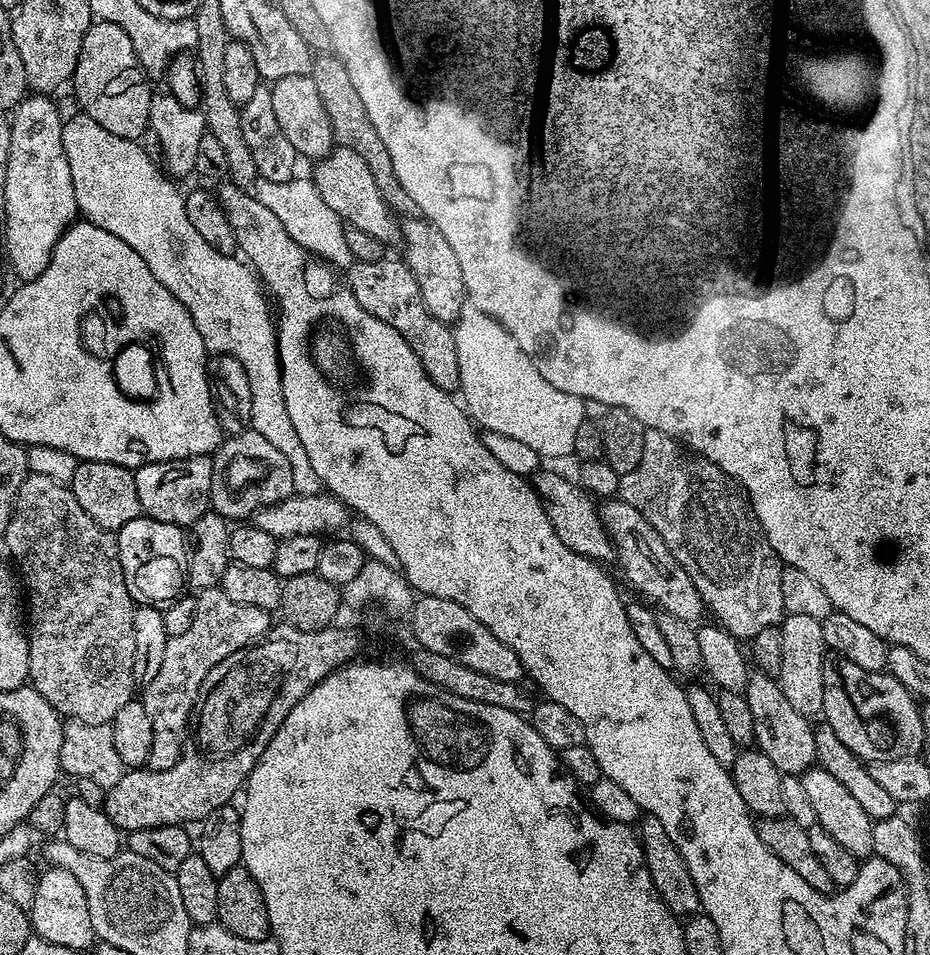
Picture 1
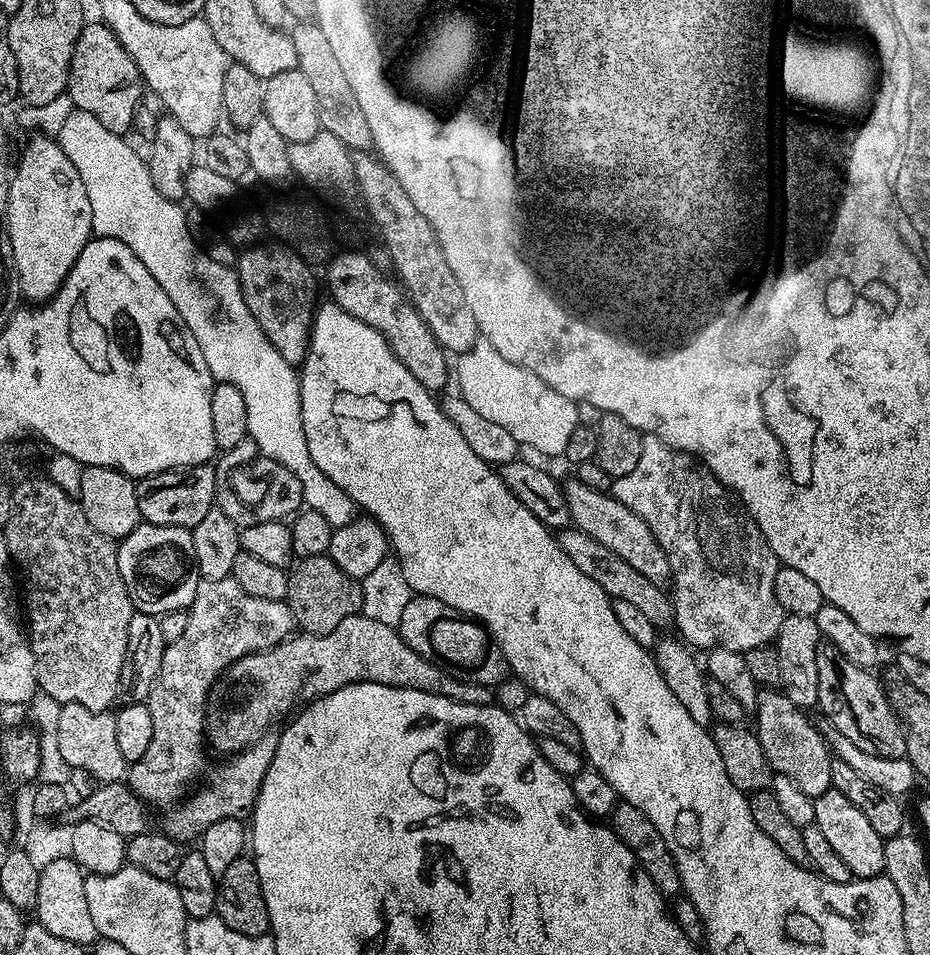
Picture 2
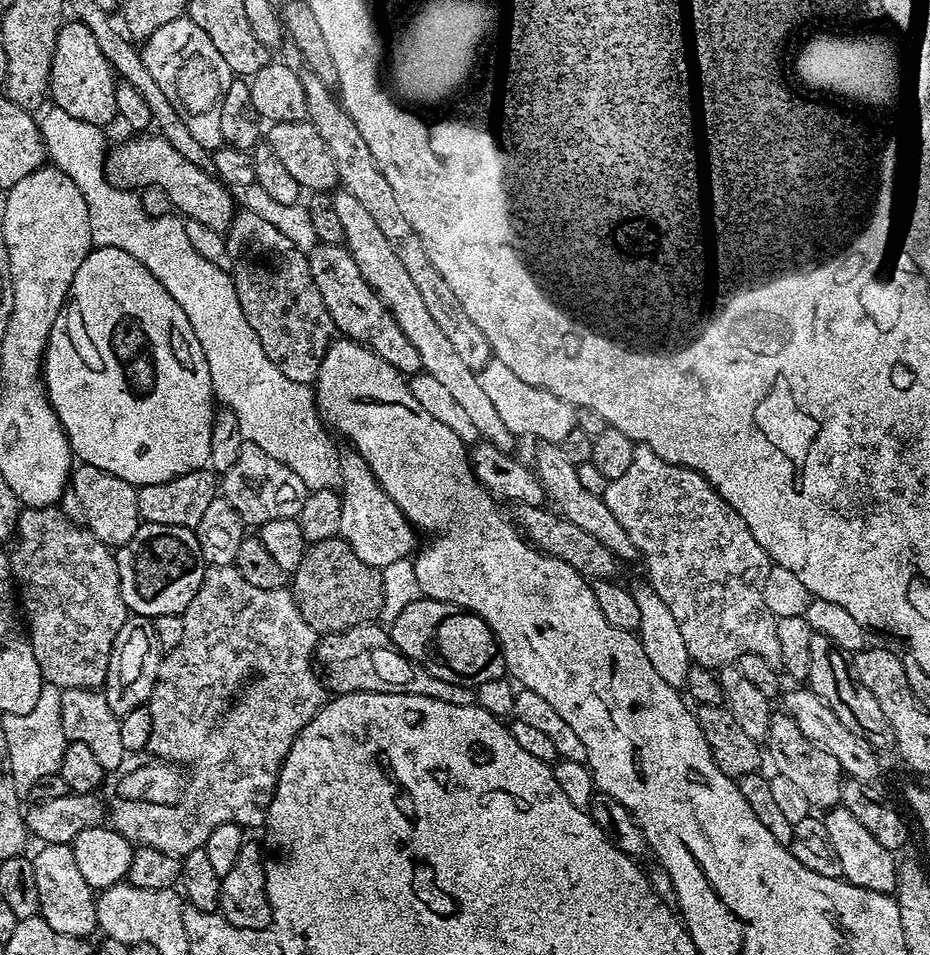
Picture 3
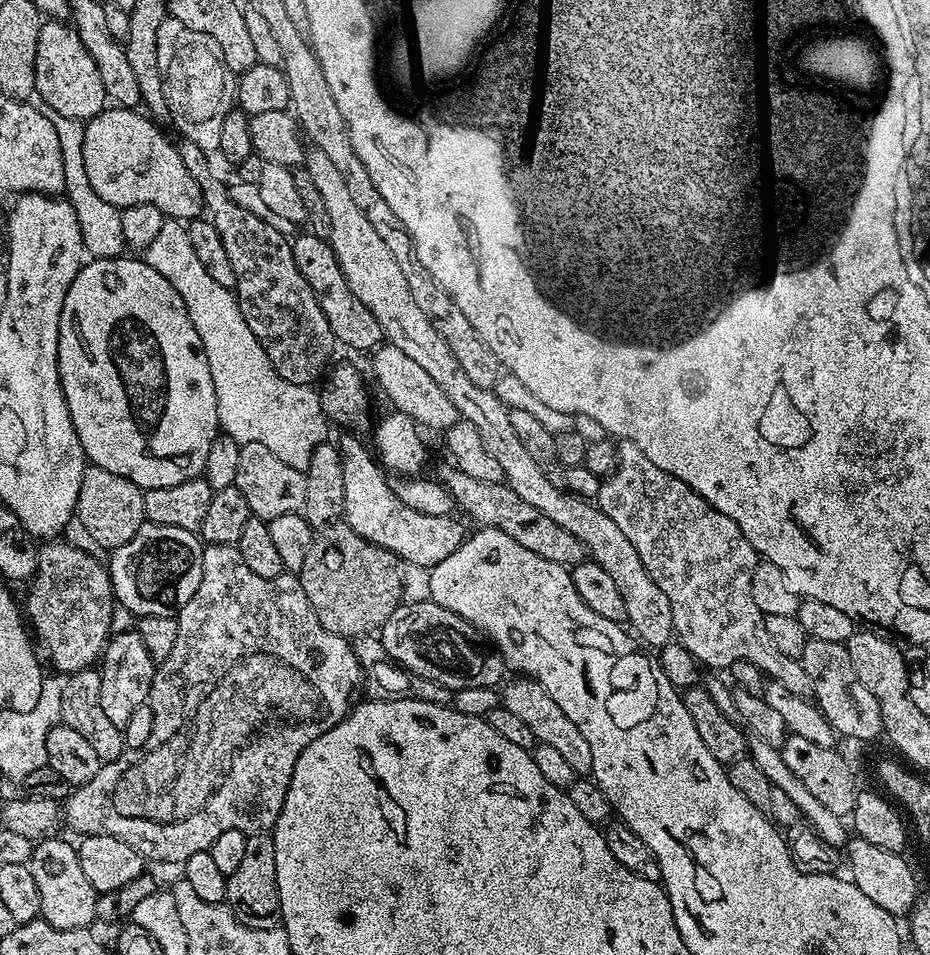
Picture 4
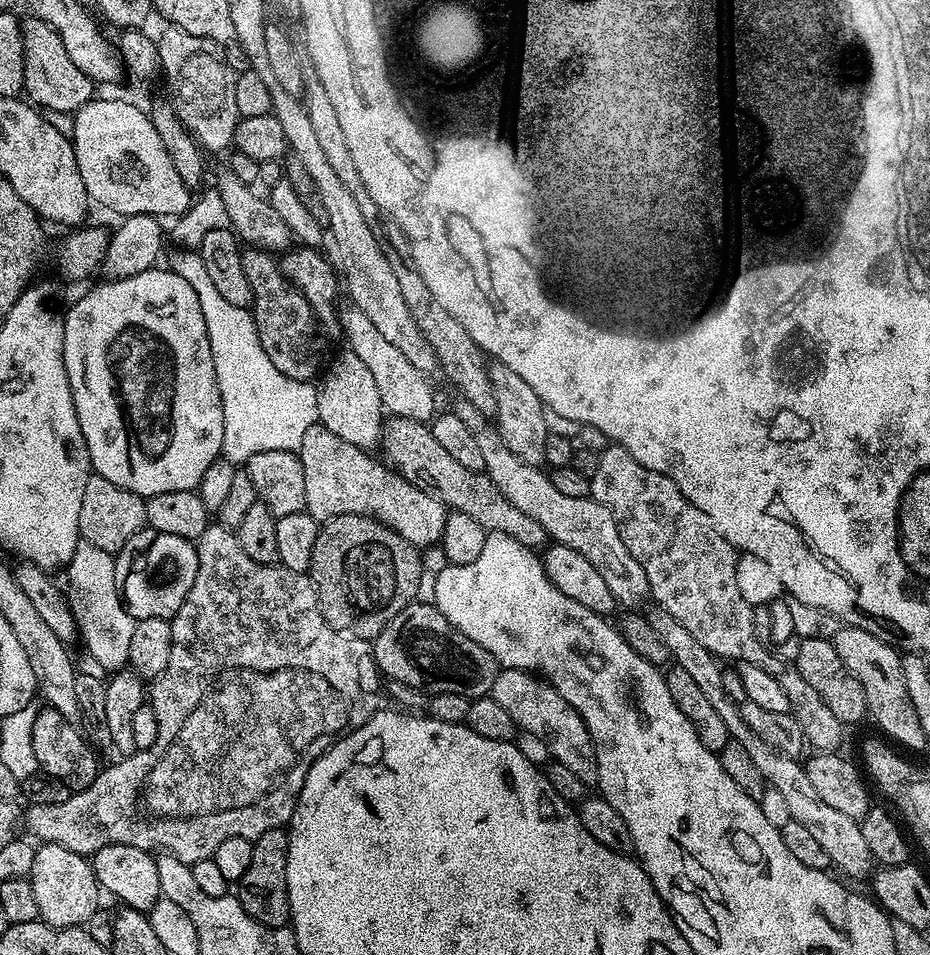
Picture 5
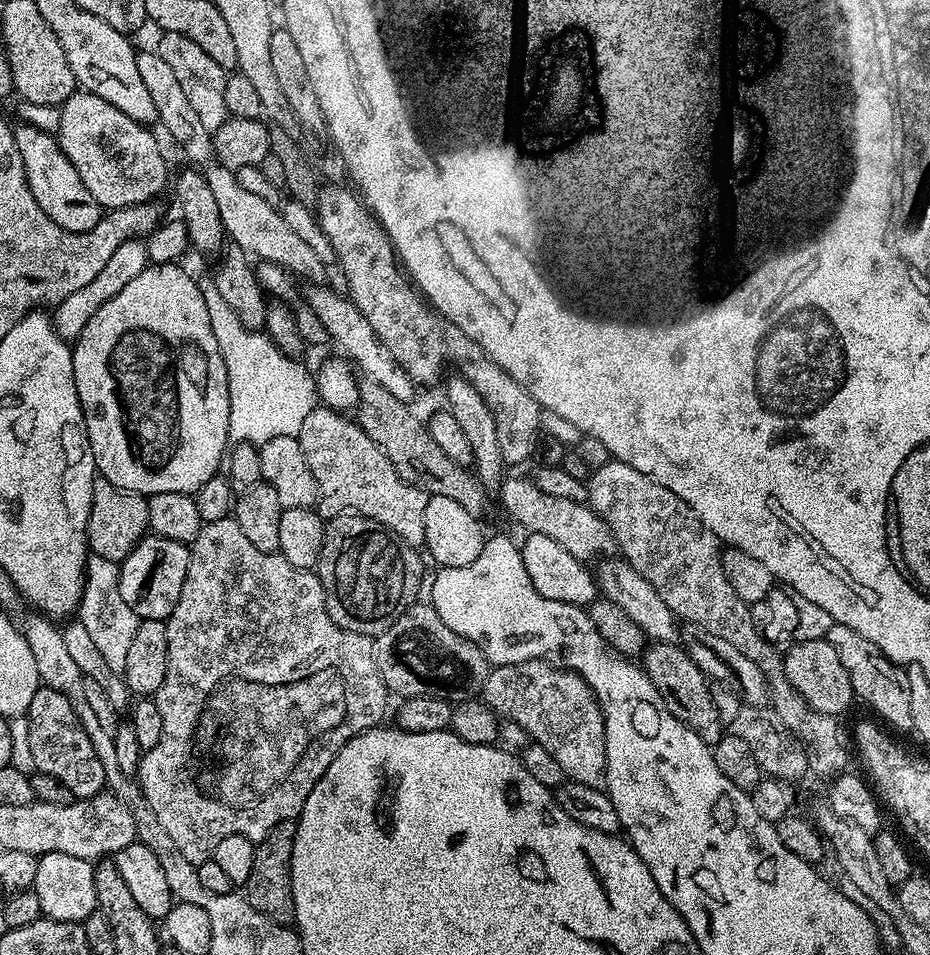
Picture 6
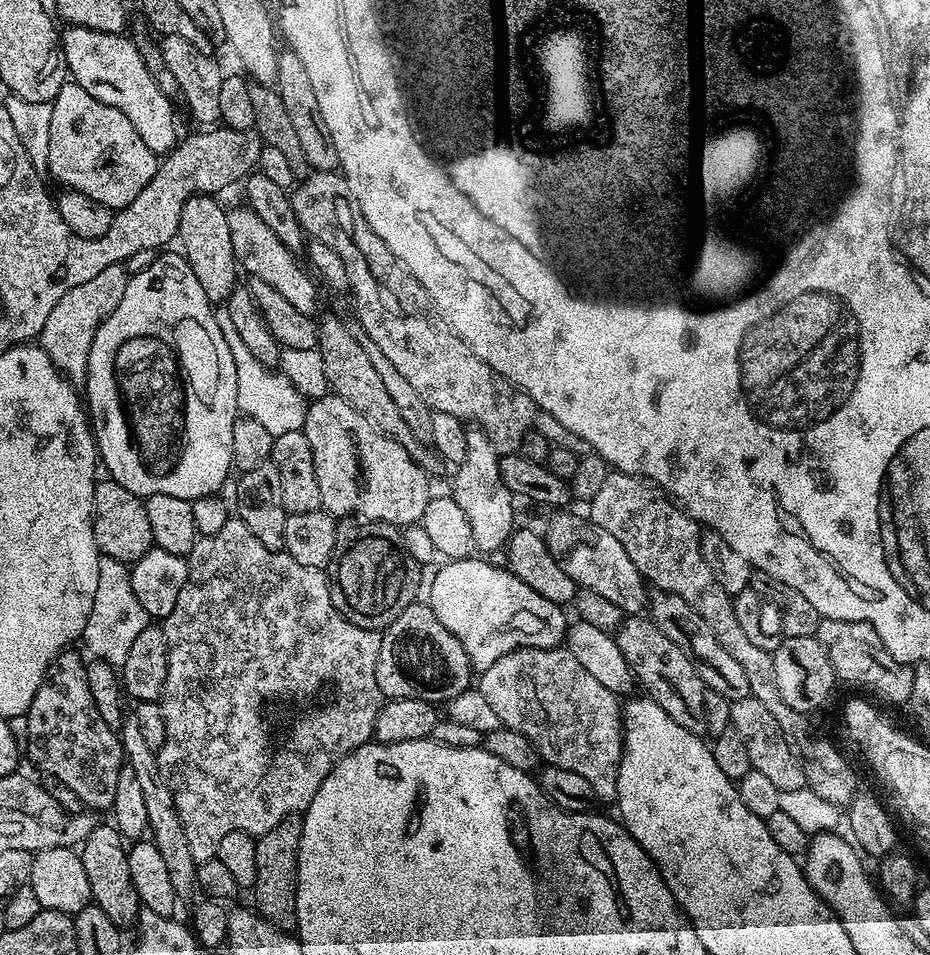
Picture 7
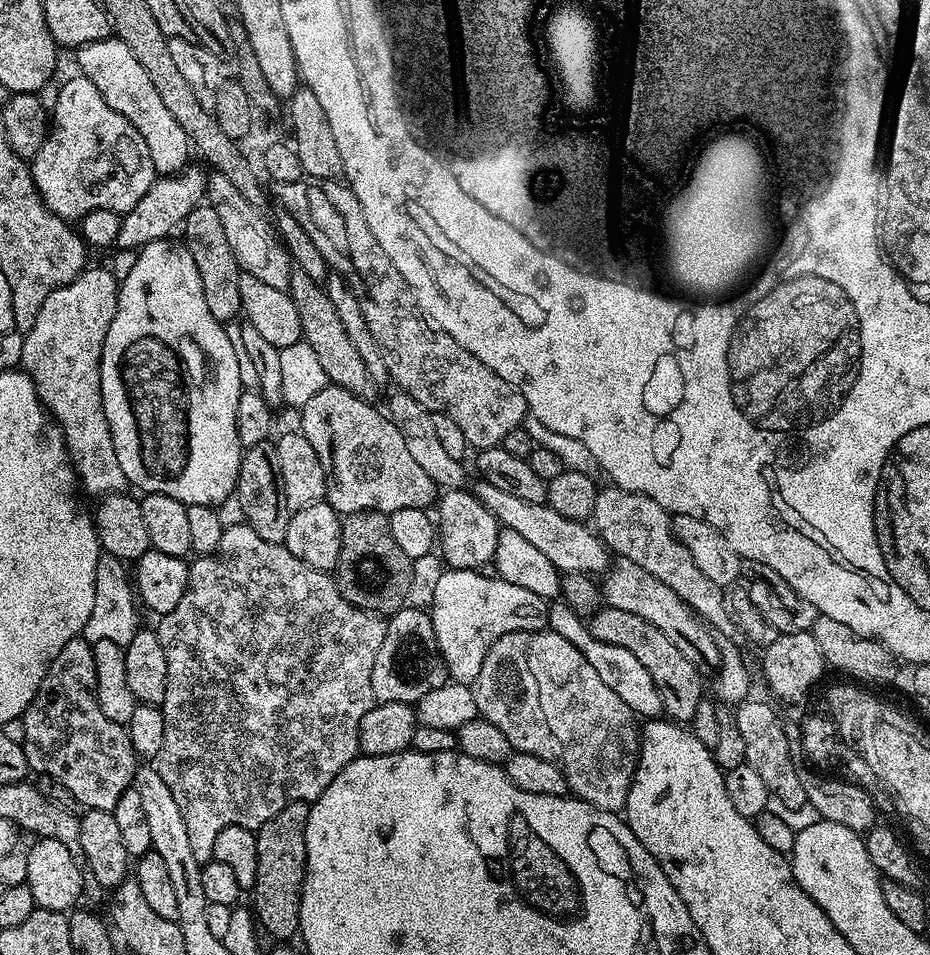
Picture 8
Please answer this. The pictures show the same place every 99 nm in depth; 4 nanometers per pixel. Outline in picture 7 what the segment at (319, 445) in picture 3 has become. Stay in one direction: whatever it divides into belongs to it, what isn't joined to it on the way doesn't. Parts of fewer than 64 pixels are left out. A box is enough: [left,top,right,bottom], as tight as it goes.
[215,307,306,438]

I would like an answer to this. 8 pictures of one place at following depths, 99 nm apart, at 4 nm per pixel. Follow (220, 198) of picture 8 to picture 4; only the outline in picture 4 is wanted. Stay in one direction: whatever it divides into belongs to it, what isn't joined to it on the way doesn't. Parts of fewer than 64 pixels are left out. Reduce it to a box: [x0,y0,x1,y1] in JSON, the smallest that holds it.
[372,343,460,432]

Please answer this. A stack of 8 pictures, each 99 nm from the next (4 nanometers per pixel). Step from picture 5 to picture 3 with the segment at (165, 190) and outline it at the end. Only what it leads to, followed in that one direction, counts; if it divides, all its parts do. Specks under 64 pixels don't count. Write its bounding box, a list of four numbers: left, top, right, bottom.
[106,134,232,233]

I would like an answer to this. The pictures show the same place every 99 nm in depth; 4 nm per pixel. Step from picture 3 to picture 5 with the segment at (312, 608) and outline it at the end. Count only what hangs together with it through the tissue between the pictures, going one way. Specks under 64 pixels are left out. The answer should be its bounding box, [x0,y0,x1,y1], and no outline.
[308,512,425,641]

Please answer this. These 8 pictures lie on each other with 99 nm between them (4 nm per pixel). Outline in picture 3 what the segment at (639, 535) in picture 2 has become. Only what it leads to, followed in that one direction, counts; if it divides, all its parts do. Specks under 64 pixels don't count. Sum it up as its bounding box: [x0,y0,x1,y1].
[534,442,638,561]

